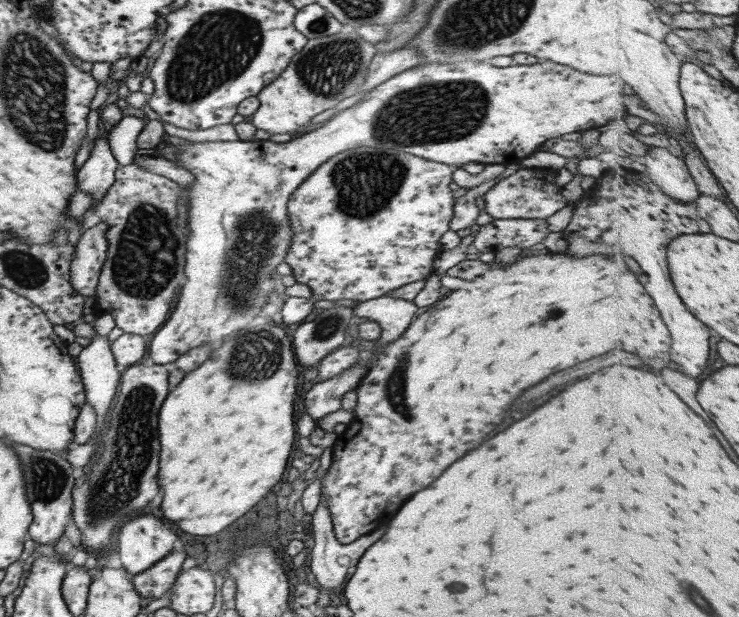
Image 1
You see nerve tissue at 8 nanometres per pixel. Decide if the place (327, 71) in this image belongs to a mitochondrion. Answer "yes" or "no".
yes

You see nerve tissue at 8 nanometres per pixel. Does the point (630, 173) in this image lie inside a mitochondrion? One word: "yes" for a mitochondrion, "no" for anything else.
no

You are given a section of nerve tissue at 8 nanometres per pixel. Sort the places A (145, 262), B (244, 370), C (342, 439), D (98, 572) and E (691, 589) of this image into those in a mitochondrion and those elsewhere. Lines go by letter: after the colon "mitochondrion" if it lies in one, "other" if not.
A: mitochondrion
B: mitochondrion
C: other
D: other
E: mitochondrion

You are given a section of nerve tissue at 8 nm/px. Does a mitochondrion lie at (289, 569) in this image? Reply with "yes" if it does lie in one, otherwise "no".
no

